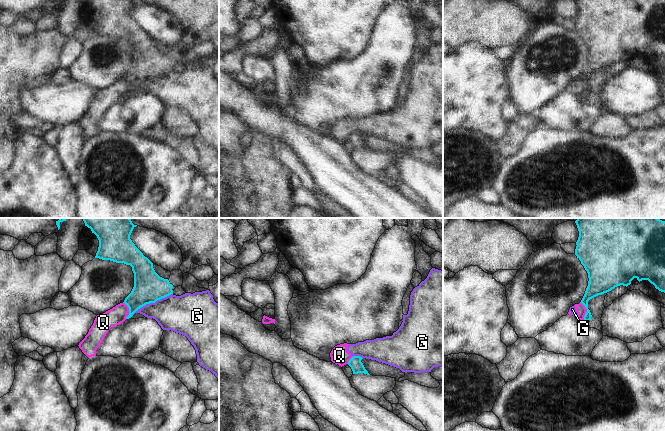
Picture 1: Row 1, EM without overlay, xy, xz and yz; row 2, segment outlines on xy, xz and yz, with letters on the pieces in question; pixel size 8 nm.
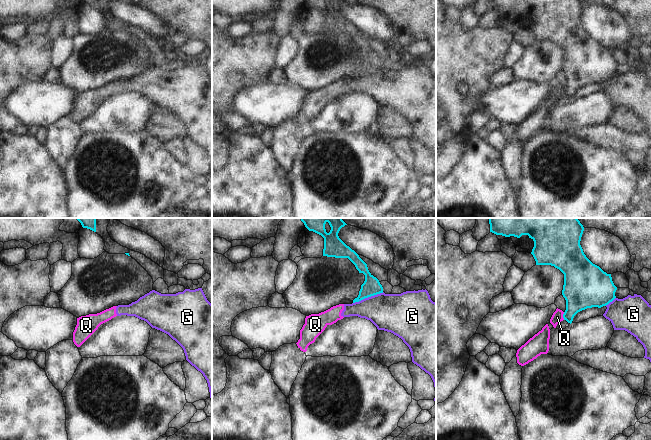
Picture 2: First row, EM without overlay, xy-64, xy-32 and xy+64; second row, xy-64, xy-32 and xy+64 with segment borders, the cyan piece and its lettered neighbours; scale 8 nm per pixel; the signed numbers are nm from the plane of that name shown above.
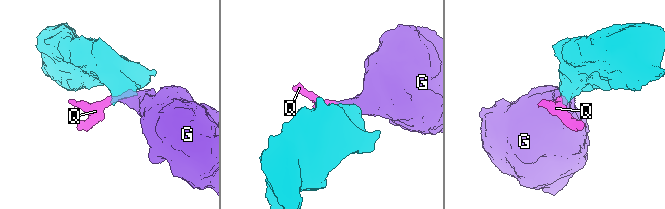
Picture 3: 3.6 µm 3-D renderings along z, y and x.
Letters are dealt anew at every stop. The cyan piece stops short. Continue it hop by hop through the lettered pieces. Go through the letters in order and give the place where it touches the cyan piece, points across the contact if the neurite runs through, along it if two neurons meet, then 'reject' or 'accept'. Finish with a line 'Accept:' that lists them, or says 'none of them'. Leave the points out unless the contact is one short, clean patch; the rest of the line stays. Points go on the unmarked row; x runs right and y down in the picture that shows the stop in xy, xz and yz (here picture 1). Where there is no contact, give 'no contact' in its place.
G: contact xy (152, 78); border xy (172, 69), (154, 78), (146, 79), (132, 90); reject
Q: contact yz (586, 88); border yz (580, 78), (586, 85), (585, 97); reject
Accept: none of them

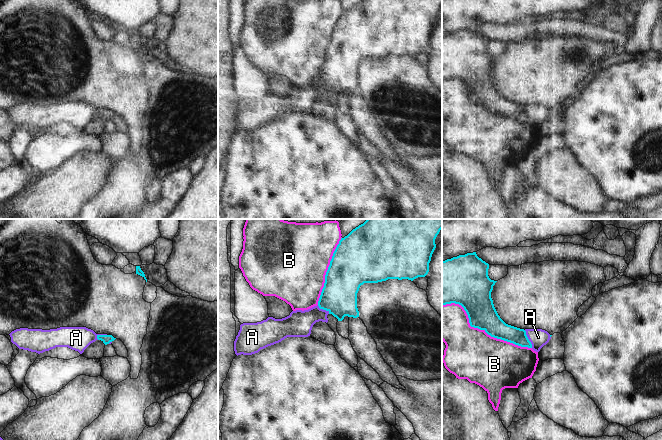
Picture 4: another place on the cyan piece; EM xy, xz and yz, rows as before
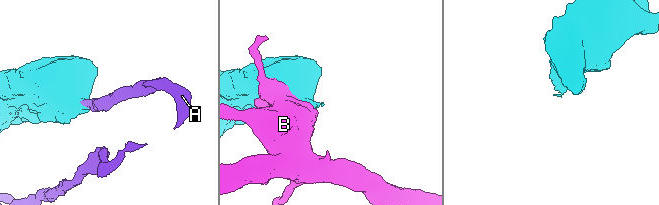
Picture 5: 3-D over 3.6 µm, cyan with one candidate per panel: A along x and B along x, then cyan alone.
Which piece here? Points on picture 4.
A: contact yz (528, 115); way yz (499, 105), (528, 115), (538, 113); accept
B: contact yz (482, 105); reject
Accept: A

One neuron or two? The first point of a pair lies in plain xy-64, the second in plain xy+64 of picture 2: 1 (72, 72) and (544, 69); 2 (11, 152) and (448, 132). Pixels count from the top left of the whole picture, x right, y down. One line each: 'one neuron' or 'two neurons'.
1: one neuron
2: two neurons

